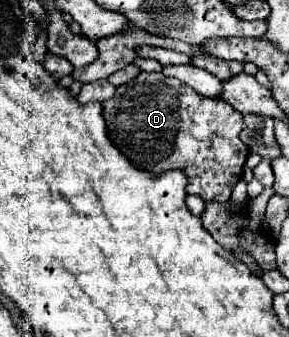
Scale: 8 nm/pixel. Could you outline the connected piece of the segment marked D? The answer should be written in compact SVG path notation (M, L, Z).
M139 73L133 81L117 87L113 99L103 103L103 117L109 139L137 169L141 167L155 175L179 169L187 175L187 195L199 195L205 201L229 201L249 155L249 149L239 139L239 133L245 129L243 115L229 103L221 99L207 99L191 87L185 87L179 79L165 77L163 73Z

